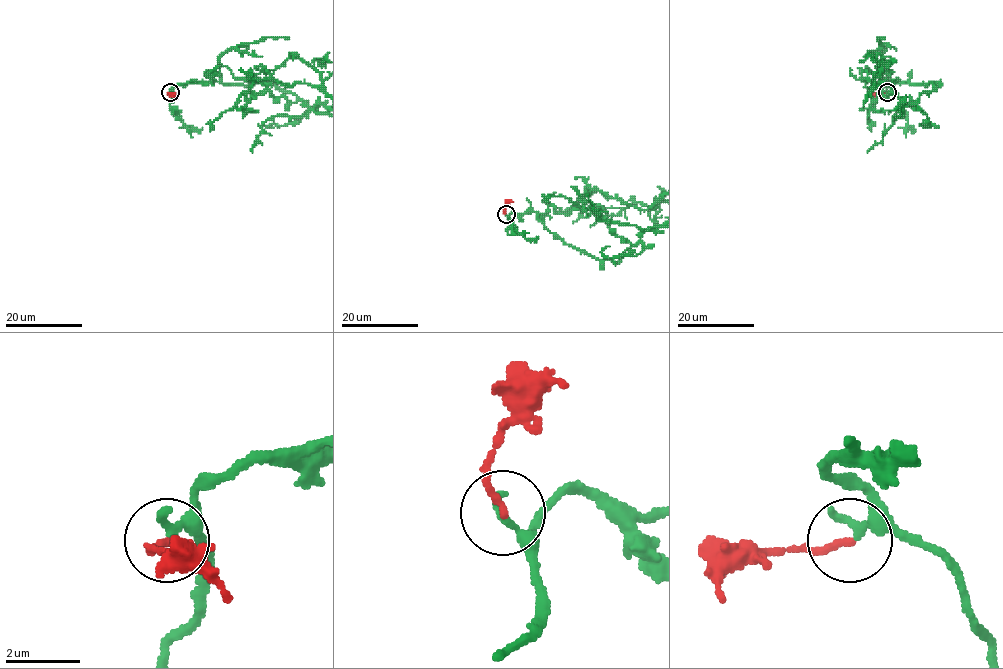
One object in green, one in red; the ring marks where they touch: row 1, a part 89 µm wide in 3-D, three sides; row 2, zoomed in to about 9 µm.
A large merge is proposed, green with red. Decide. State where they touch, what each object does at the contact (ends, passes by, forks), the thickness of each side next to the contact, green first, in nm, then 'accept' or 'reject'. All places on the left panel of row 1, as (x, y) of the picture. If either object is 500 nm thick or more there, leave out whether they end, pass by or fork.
at (170, 92); green ends there; red ends there; 300 nm thick on the green side, 190 nm on the other; accept

